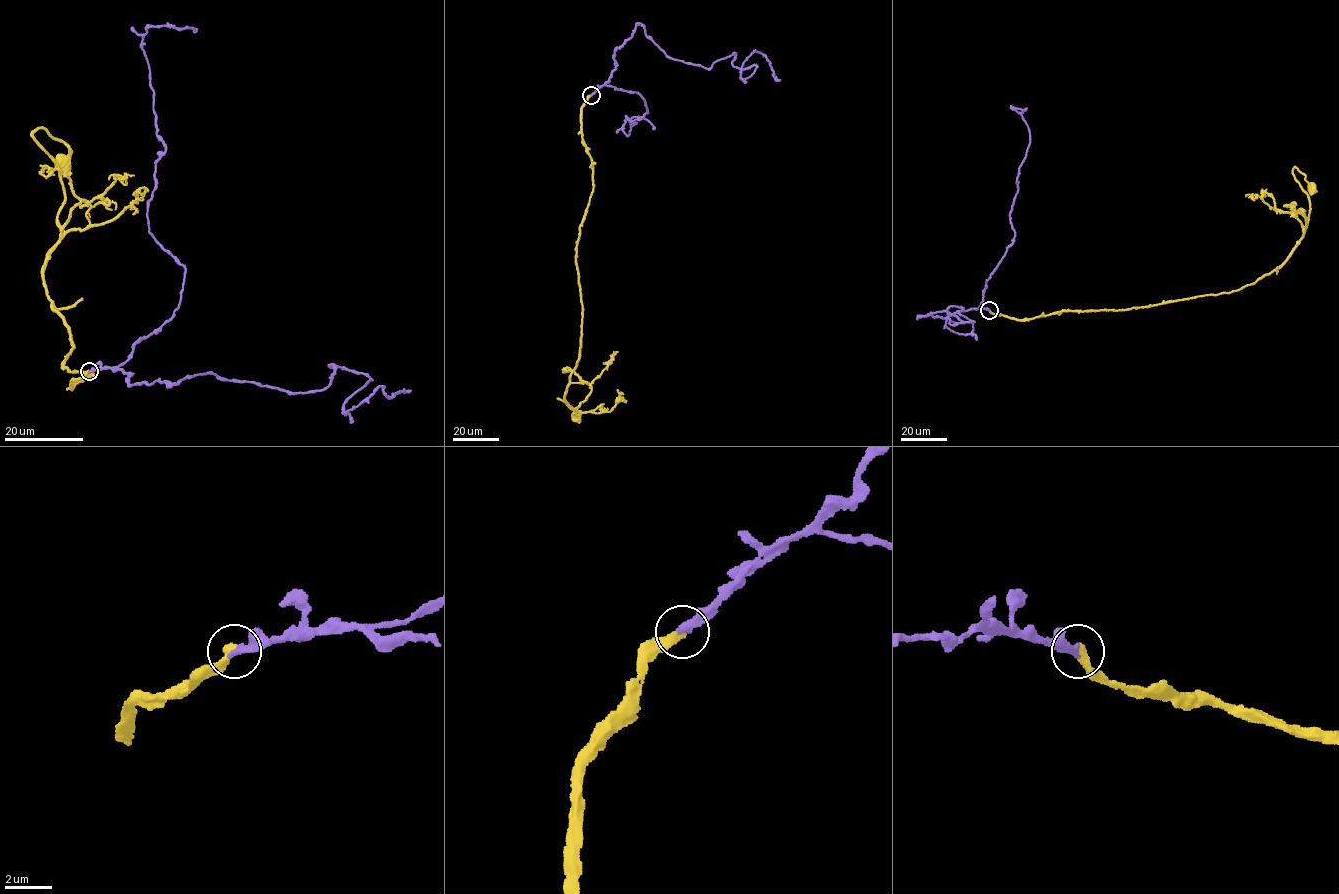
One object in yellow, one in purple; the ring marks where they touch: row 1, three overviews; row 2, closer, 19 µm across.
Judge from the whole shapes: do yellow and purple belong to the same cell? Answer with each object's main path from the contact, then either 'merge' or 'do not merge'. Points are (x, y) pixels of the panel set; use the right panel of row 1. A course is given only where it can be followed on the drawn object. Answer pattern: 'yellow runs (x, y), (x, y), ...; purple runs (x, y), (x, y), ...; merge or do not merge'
yellow runs (989, 310), (1030, 319), (1238, 290), (1277, 269), (1303, 235), (1309, 200), (1294, 167), (1311, 186); purple runs (989, 310), (918, 317), (962, 322), (947, 311), (962, 307), (973, 331), (959, 334), (948, 318), (974, 321); merge

